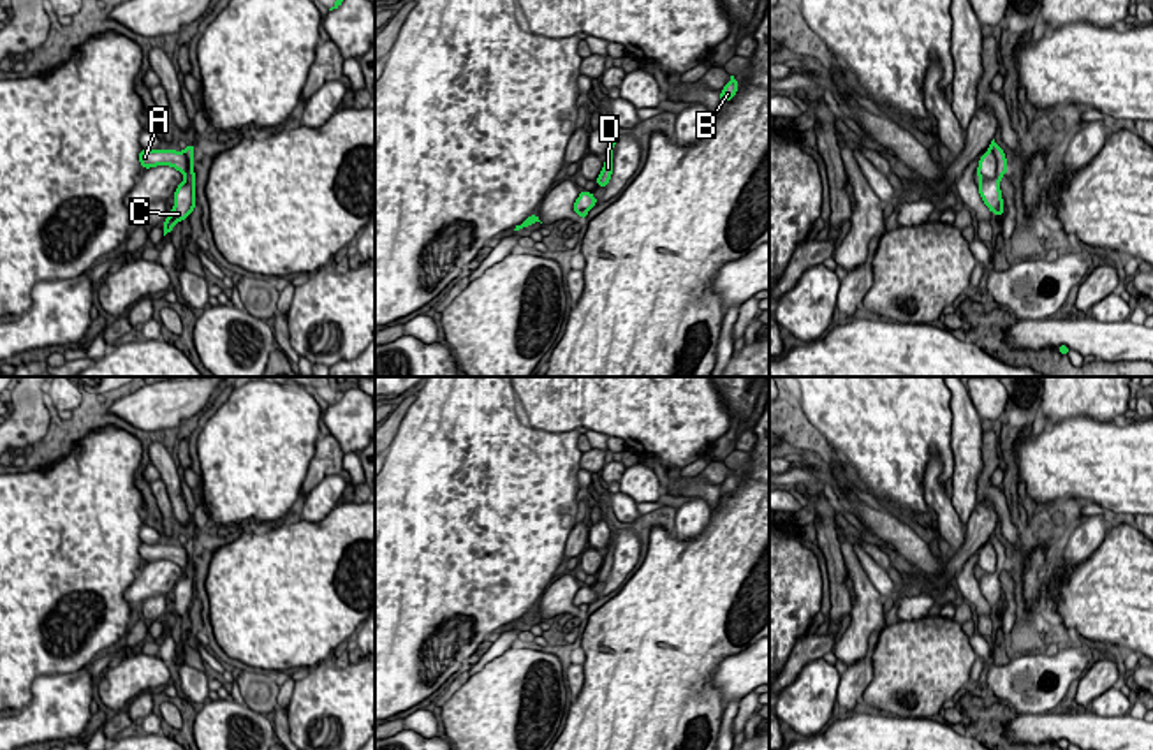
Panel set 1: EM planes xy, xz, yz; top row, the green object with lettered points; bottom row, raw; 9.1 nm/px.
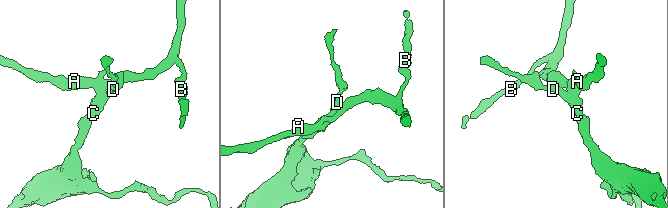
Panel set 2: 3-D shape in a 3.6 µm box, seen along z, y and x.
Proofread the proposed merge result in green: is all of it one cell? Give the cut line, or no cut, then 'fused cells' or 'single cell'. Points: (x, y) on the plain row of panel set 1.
cut in yz along (990, 543), (995, 551), (997, 567), (986, 574); fused cells

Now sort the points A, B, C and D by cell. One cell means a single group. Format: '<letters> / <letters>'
A B / C D

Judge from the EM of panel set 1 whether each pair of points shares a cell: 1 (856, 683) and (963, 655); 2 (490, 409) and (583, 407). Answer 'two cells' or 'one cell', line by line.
1: two cells
2: two cells

